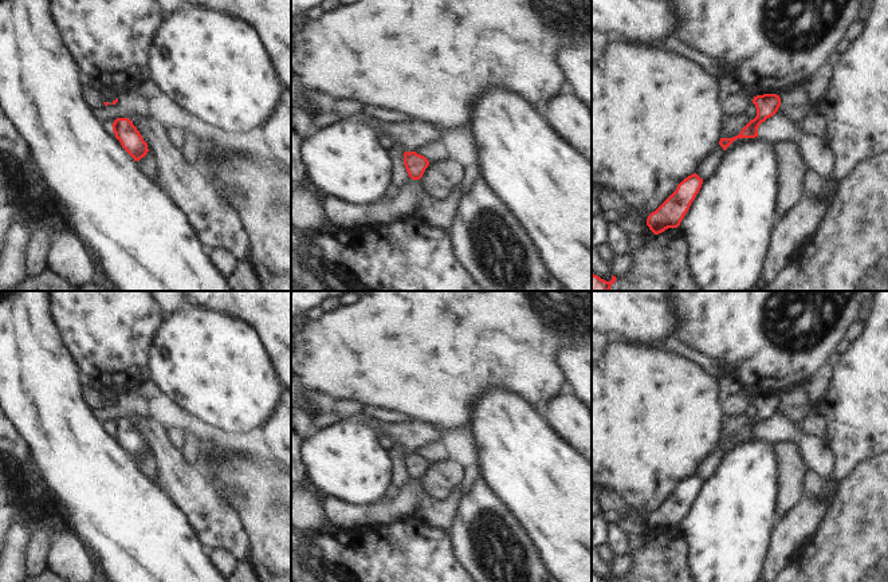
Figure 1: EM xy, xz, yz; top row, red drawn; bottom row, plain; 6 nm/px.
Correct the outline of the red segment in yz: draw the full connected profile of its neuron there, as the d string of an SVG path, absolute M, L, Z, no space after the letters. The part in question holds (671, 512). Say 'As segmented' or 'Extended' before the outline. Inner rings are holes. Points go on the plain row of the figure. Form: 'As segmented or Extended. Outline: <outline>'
As segmented. Outline: M696 473L684 479L676 491L647 519L649 530L659 535L668 528L677 528L688 512L703 484Z

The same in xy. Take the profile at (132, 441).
As segmented. Outline: M117 418L114 421L113 432L122 448L134 459L140 461L149 452L148 444L129 418Z

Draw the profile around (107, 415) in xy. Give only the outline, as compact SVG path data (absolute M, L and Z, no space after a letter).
M137 390L118 396L118 402L115 405L93 409L93 413L99 421L109 425L113 425L117 418L129 418L130 421L135 421L138 418L149 417L146 400Z

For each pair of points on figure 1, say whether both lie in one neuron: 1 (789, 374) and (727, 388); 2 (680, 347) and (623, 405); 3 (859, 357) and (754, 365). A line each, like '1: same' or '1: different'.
1: different
2: different
3: different

